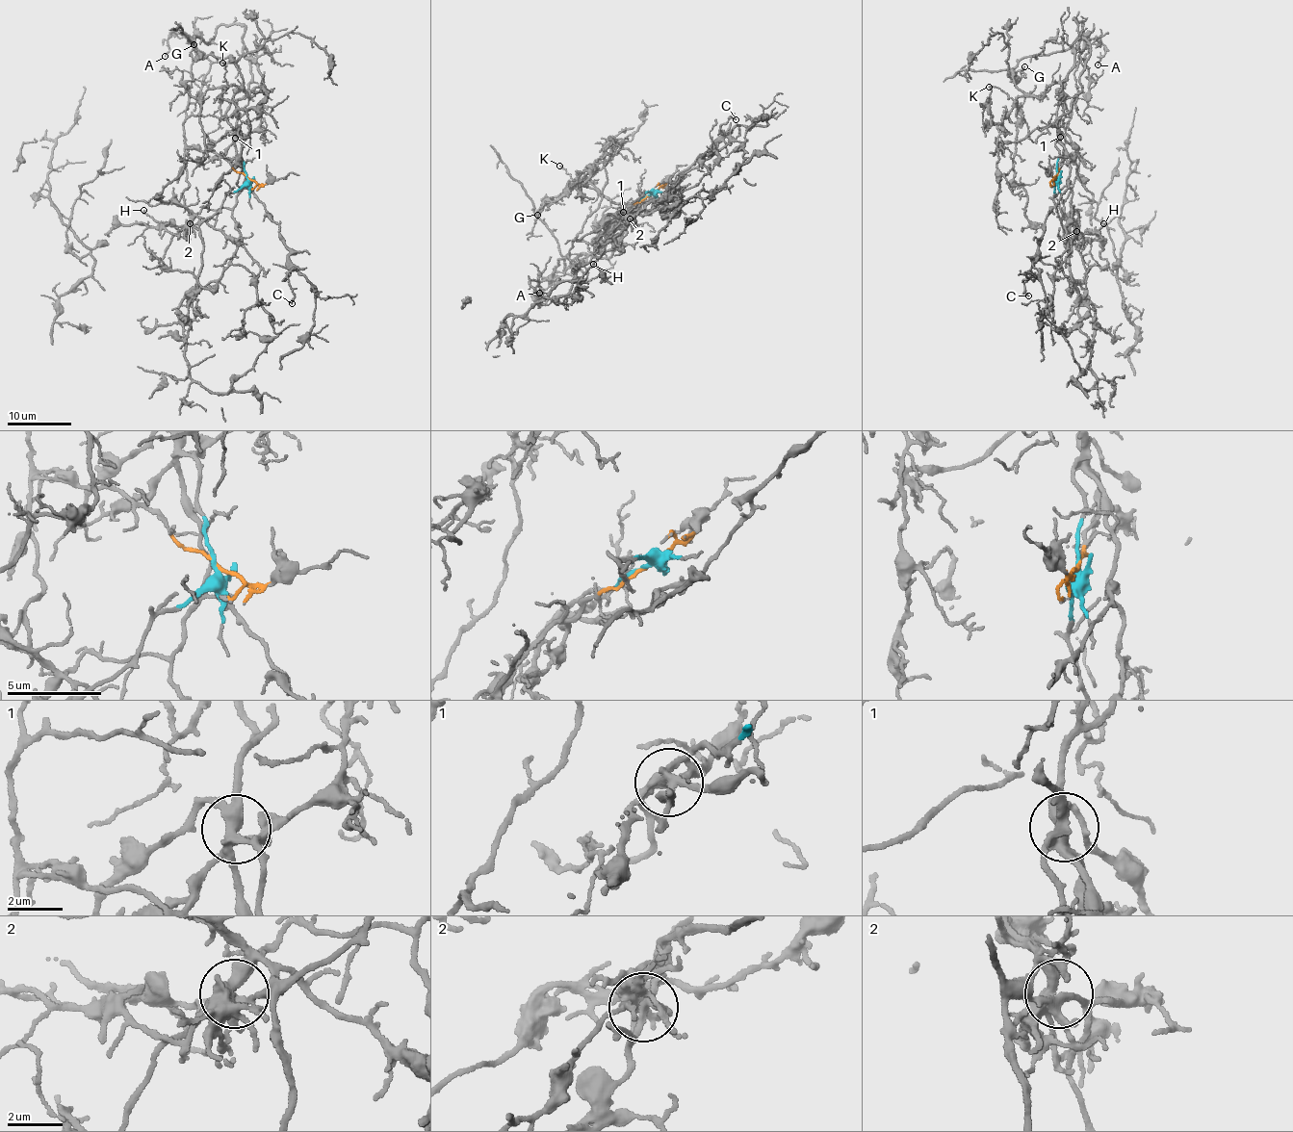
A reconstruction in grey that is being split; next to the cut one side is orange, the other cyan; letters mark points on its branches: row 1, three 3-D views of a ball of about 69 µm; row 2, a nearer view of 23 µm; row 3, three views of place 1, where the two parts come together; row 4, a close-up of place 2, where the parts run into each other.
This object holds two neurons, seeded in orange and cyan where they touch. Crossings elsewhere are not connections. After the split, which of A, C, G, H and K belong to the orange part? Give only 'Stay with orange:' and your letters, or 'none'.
Stay with orange: A, C, G, K

